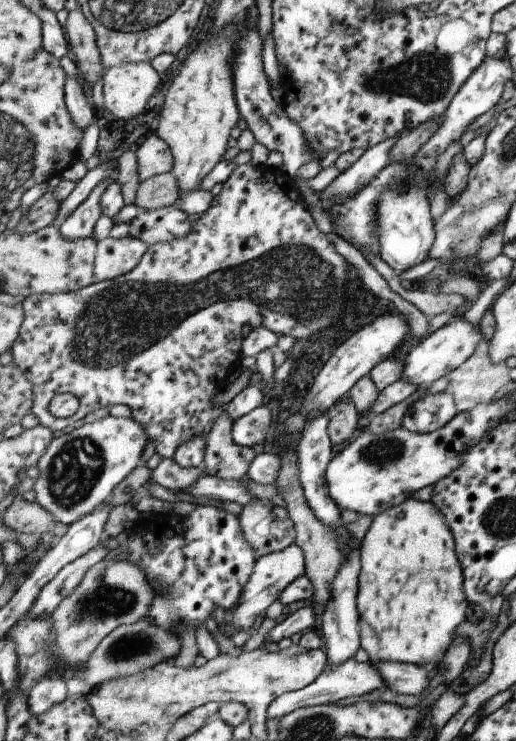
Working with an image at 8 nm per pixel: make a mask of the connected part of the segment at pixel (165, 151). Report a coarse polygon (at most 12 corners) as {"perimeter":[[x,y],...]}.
{"perimeter":[[157,134],[135,148],[139,184],[169,173],[174,155]]}

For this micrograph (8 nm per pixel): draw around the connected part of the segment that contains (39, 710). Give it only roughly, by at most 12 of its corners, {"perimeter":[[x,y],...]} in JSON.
{"perimeter":[[47,677],[27,692],[29,710],[41,716],[69,698],[63,677]]}

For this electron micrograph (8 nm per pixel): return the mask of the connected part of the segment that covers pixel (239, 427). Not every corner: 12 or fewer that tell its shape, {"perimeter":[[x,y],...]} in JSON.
{"perimeter":[[262,405],[234,420],[232,438],[260,448],[273,426],[271,408]]}

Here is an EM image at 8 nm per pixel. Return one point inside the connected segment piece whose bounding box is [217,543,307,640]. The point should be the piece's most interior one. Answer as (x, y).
(275, 572)

